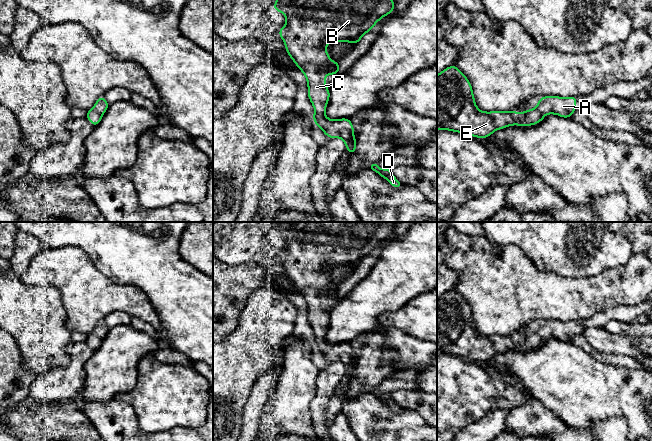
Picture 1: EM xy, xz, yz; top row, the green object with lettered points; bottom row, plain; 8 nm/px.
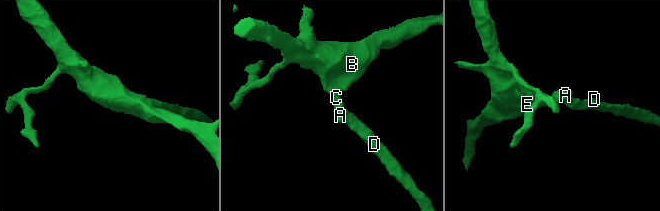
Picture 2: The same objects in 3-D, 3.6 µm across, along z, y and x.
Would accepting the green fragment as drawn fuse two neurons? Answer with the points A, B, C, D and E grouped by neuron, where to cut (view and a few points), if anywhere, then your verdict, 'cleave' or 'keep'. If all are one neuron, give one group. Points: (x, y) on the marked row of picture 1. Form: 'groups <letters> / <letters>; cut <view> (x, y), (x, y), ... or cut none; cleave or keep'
groups A B C D E; cut none; keep

